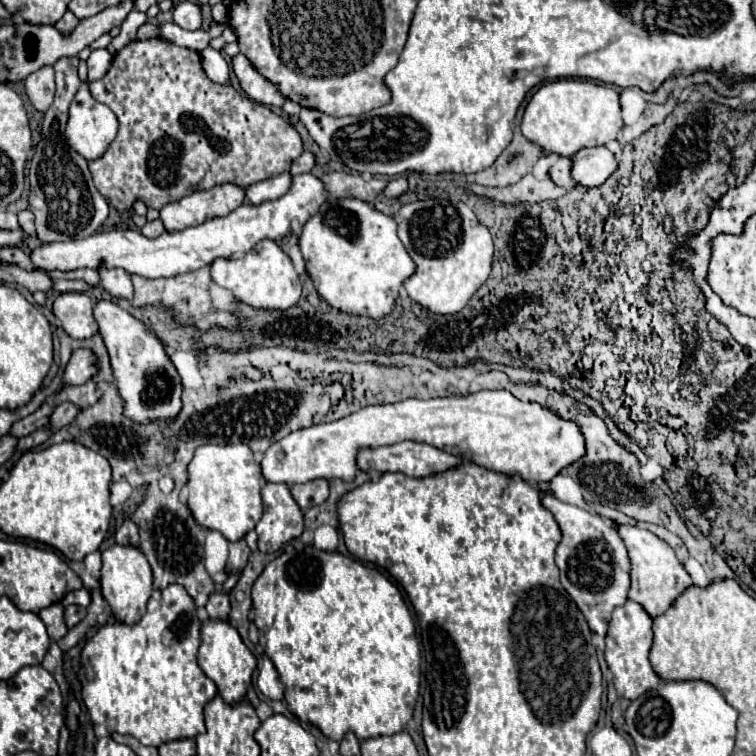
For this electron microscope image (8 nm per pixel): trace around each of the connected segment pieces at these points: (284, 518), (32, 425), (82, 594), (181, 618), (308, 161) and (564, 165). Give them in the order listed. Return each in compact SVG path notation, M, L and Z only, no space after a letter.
M266 484L262 488L264 514L256 524L258 550L272 554L304 530L302 510L294 502L286 484Z
M40 406L34 414L28 414L26 418L18 420L18 422L12 426L10 434L16 436L16 438L22 438L22 436L32 434L34 430L38 430L38 428L42 428L42 426L48 424L52 412L54 412L54 406Z
M80 588L80 590L74 590L70 592L64 600L62 600L64 606L70 606L70 604L78 604L78 606L90 606L90 592L86 588Z
M172 584L172 586L164 588L160 592L160 598L150 598L148 600L146 614L136 624L114 622L114 624L100 626L98 632L92 638L86 640L86 644L84 644L82 652L80 652L80 670L78 670L78 680L82 684L82 700L84 700L86 708L88 708L88 714L92 718L92 722L106 726L106 730L110 734L114 734L114 732L118 732L118 734L130 734L136 740L140 740L144 746L160 746L164 742L172 742L172 740L180 740L180 738L194 738L196 734L202 734L204 732L204 714L202 714L202 710L204 710L204 704L214 698L216 684L202 672L202 668L196 662L198 646L200 646L200 618L196 616L196 606L194 606L192 598L178 584Z
M306 150L306 152L302 152L302 156L298 160L292 162L290 172L296 176L296 174L302 174L302 172L310 172L314 166L316 166L316 156Z
M558 158L558 162L550 168L550 178L558 186L566 186L572 182L572 160L570 158Z

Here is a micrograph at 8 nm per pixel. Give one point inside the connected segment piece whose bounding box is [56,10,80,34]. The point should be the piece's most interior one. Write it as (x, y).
(68, 23)

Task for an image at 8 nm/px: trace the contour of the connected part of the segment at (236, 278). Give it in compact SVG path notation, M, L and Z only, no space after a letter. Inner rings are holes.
M260 240L250 252L242 258L218 258L212 262L212 280L228 288L240 302L250 304L254 308L268 308L268 310L286 310L300 300L302 284L294 270L290 256L274 242L274 240Z

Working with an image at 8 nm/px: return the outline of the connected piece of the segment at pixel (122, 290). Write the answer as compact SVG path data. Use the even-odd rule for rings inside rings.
M100 268L98 270L100 276L102 276L102 288L106 292L110 292L114 298L124 298L124 300L132 300L134 296L134 288L132 288L132 280L130 280L130 274L124 272L122 268L114 268L114 270L108 270L108 268Z

